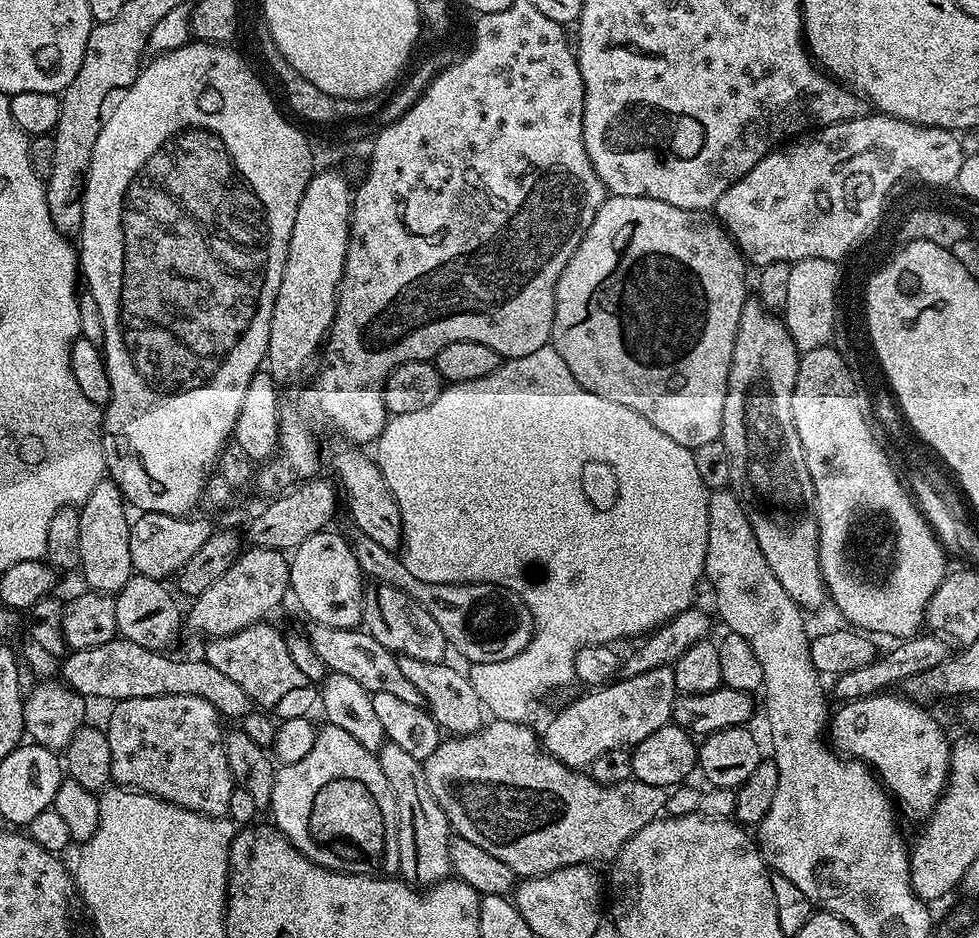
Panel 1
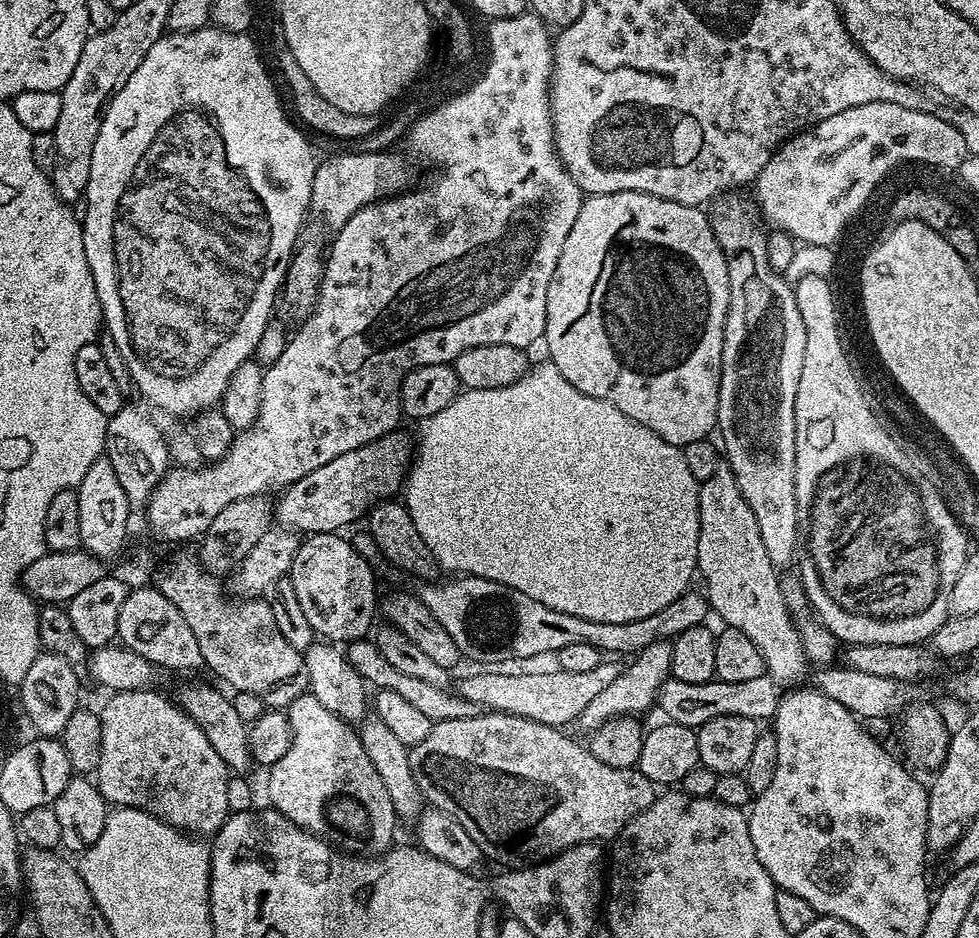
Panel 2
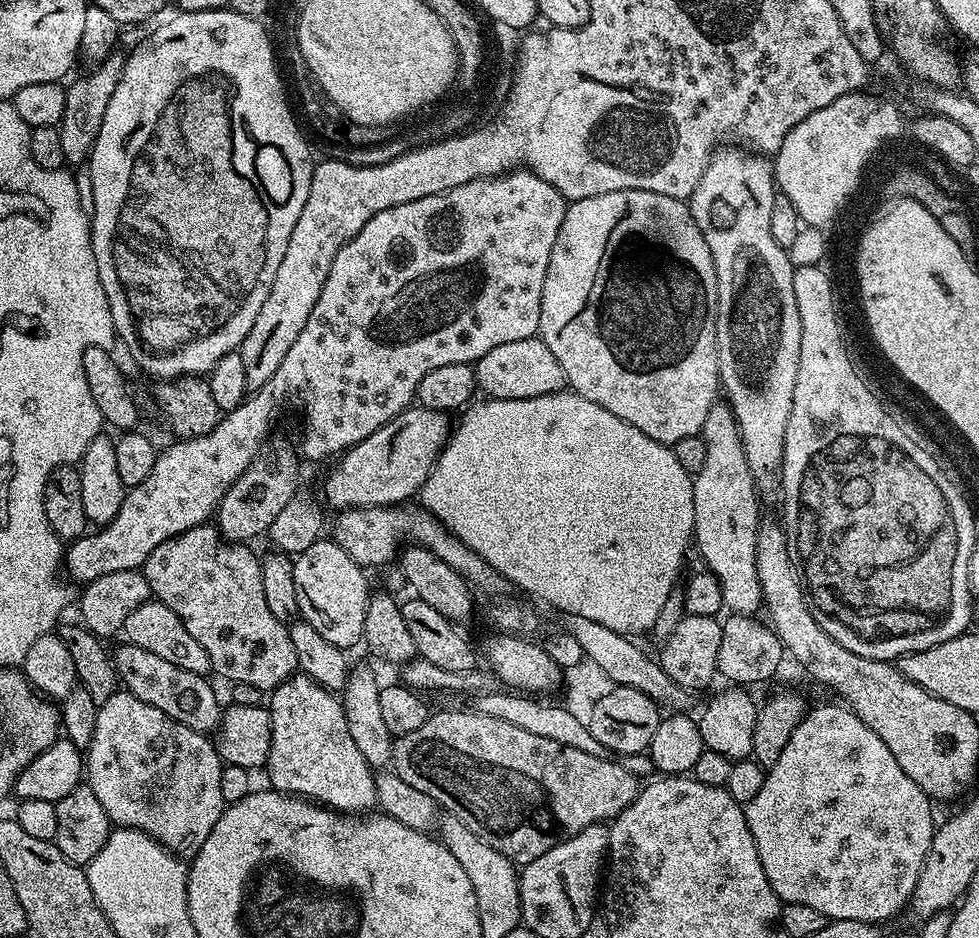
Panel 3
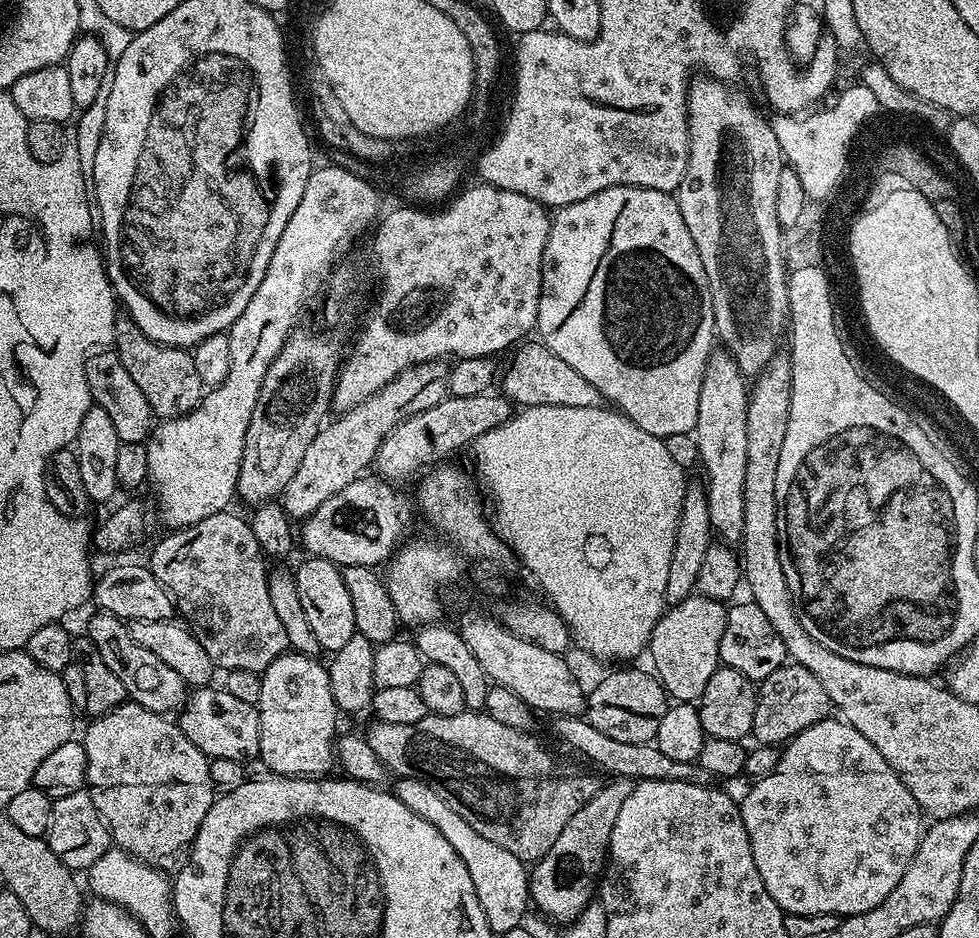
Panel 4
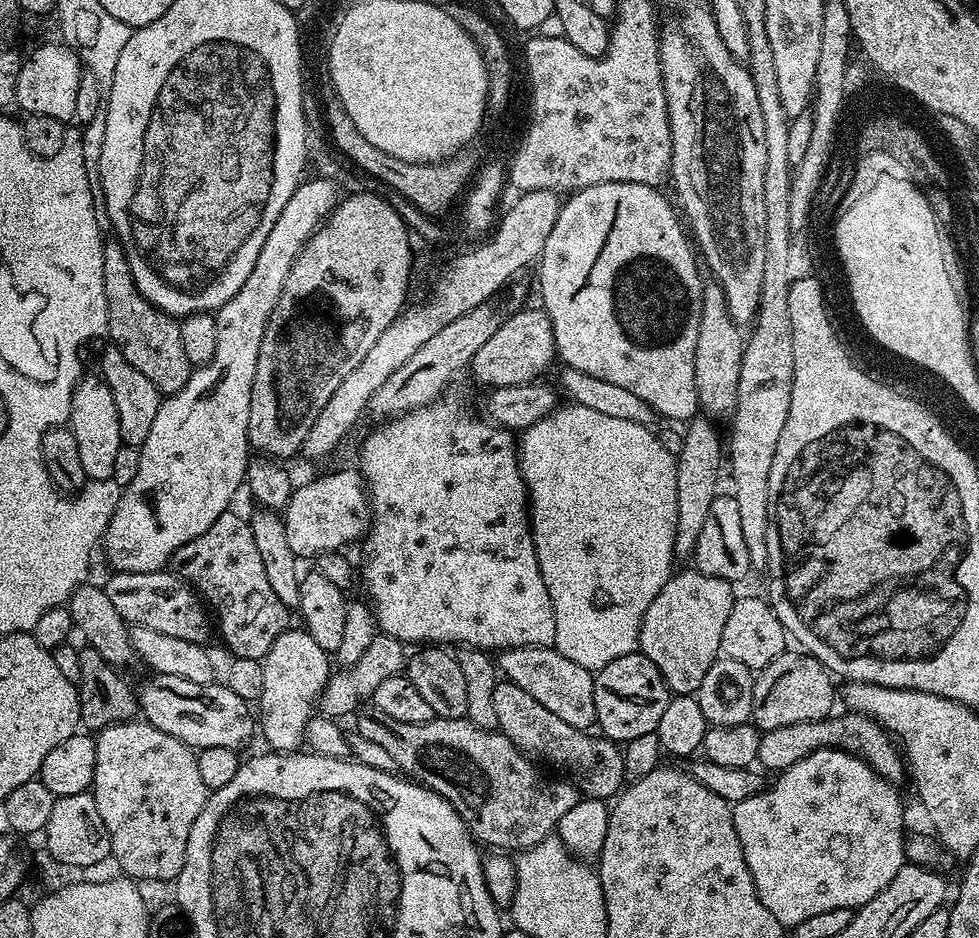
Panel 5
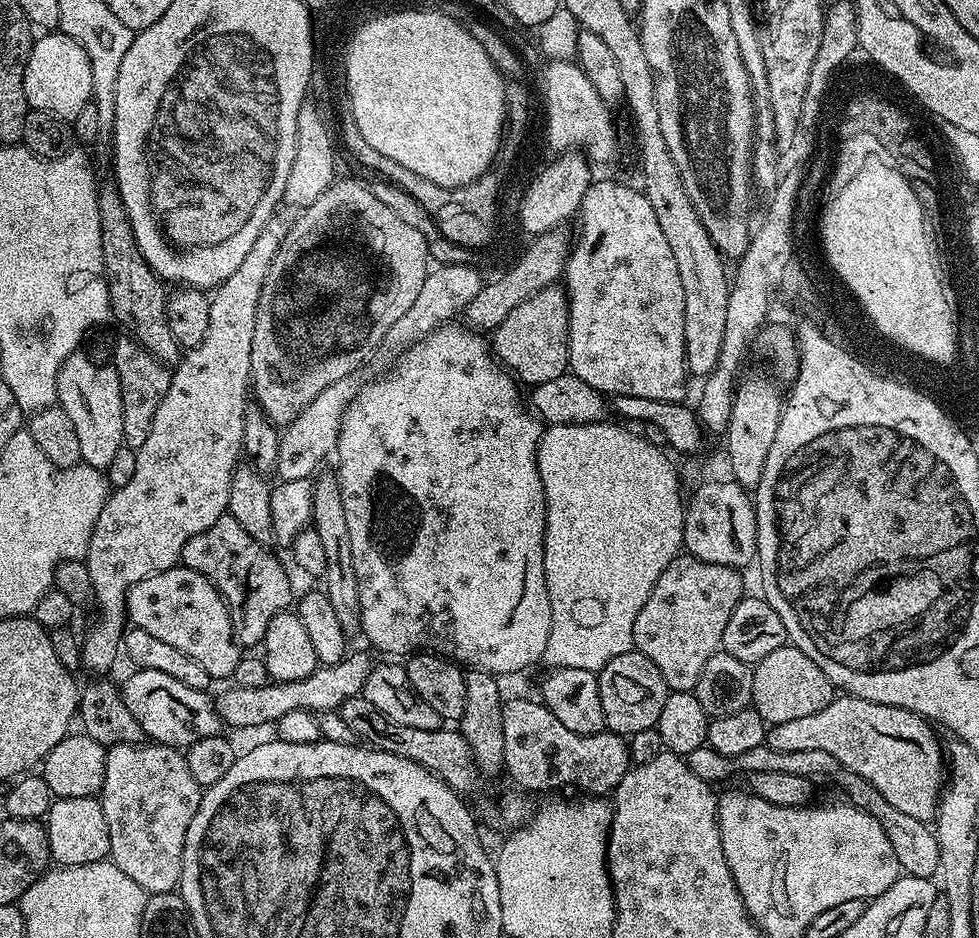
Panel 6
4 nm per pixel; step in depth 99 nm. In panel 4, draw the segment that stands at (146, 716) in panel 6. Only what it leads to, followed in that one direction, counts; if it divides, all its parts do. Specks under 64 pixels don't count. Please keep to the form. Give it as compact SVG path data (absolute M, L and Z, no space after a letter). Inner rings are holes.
M205 686L195 689L185 699L178 712L182 734L212 760L234 758L245 762L255 761L260 755L260 710L257 705L234 698L222 686ZM193 695L193 696L192 696Z

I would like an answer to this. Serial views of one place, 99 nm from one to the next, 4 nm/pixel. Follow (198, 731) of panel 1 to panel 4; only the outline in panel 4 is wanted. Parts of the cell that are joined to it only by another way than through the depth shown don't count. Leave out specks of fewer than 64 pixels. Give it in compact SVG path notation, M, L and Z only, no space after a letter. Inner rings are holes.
M119 704L105 716L97 716L82 735L86 750L86 791L94 798L98 814L108 823L112 844L151 868L175 874L188 860L192 843L210 810L214 789L210 782L210 760L182 734L179 723L167 715L146 710L141 704Z

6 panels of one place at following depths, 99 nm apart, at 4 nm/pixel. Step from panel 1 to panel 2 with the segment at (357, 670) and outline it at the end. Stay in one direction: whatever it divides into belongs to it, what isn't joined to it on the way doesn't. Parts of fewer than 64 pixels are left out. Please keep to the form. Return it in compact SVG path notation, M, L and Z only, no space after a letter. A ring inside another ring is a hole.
M371 639L351 641L347 645L346 655L350 666L358 670L365 684L376 690L394 690L402 699L409 701L420 711L425 718L430 718L433 724L438 722L450 722L454 718L474 718L481 715L482 709L474 702L462 698L460 693L449 690L432 682L422 682L422 678L413 678L410 674L401 674L398 669L377 650L375 643Z

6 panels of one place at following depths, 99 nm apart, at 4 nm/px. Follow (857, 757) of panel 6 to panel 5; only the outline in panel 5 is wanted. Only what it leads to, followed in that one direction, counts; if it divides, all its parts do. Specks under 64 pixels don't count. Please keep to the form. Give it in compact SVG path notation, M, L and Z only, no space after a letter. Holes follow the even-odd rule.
M848 710L843 714L845 716L832 714L823 720L798 722L794 726L778 726L778 730L763 733L758 742L759 767L776 774L794 762L806 758L814 750L841 748L844 752L855 752L886 781L897 782L896 780L902 779L903 776L905 779L906 761L888 731L878 721L870 716L863 716L860 712Z

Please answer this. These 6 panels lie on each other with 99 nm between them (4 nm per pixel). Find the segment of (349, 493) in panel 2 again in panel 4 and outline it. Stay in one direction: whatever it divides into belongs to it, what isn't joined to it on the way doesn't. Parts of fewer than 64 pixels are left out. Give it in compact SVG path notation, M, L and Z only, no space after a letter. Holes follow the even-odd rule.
M489 390L470 398L449 394L442 402L438 402L438 406L430 406L430 410L422 410L422 414L406 418L385 438L382 446L378 446L375 471L380 471L377 473L389 482L408 480L419 468L431 469L447 461L459 448L467 449L479 436L494 430L513 415L512 401L503 394L495 396L494 393Z

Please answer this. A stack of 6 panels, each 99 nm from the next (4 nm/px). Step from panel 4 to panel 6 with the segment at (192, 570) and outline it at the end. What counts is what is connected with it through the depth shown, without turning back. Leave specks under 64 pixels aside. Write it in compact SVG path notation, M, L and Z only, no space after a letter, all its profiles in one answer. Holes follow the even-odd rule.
M227 514L218 518L218 522L210 526L210 530L202 530L202 534L194 534L194 538L190 538L186 546L182 546L180 564L205 576L220 591L220 597L228 603L228 613L232 619L236 643L244 650L255 649L252 648L255 644L256 647L263 645L266 626L270 626L270 618L274 618L274 614L279 612L289 611L294 604L292 580L288 577L287 570L280 565L279 558L268 551L272 550L250 538L250 534L246 534L246 530L242 530L242 526L238 526L238 522L234 522L234 518Z

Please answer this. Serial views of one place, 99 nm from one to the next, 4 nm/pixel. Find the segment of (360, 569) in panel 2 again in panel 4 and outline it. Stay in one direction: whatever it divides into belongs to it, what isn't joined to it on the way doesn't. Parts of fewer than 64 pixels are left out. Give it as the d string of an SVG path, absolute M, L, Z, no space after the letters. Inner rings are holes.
M308 556L294 568L294 575L298 586L298 599L302 601L306 622L310 622L310 630L314 630L314 638L318 638L321 649L328 654L342 650L343 644L350 642L350 638L357 635L357 631L354 622L354 602L350 598L350 590L346 590L340 565L321 556Z

